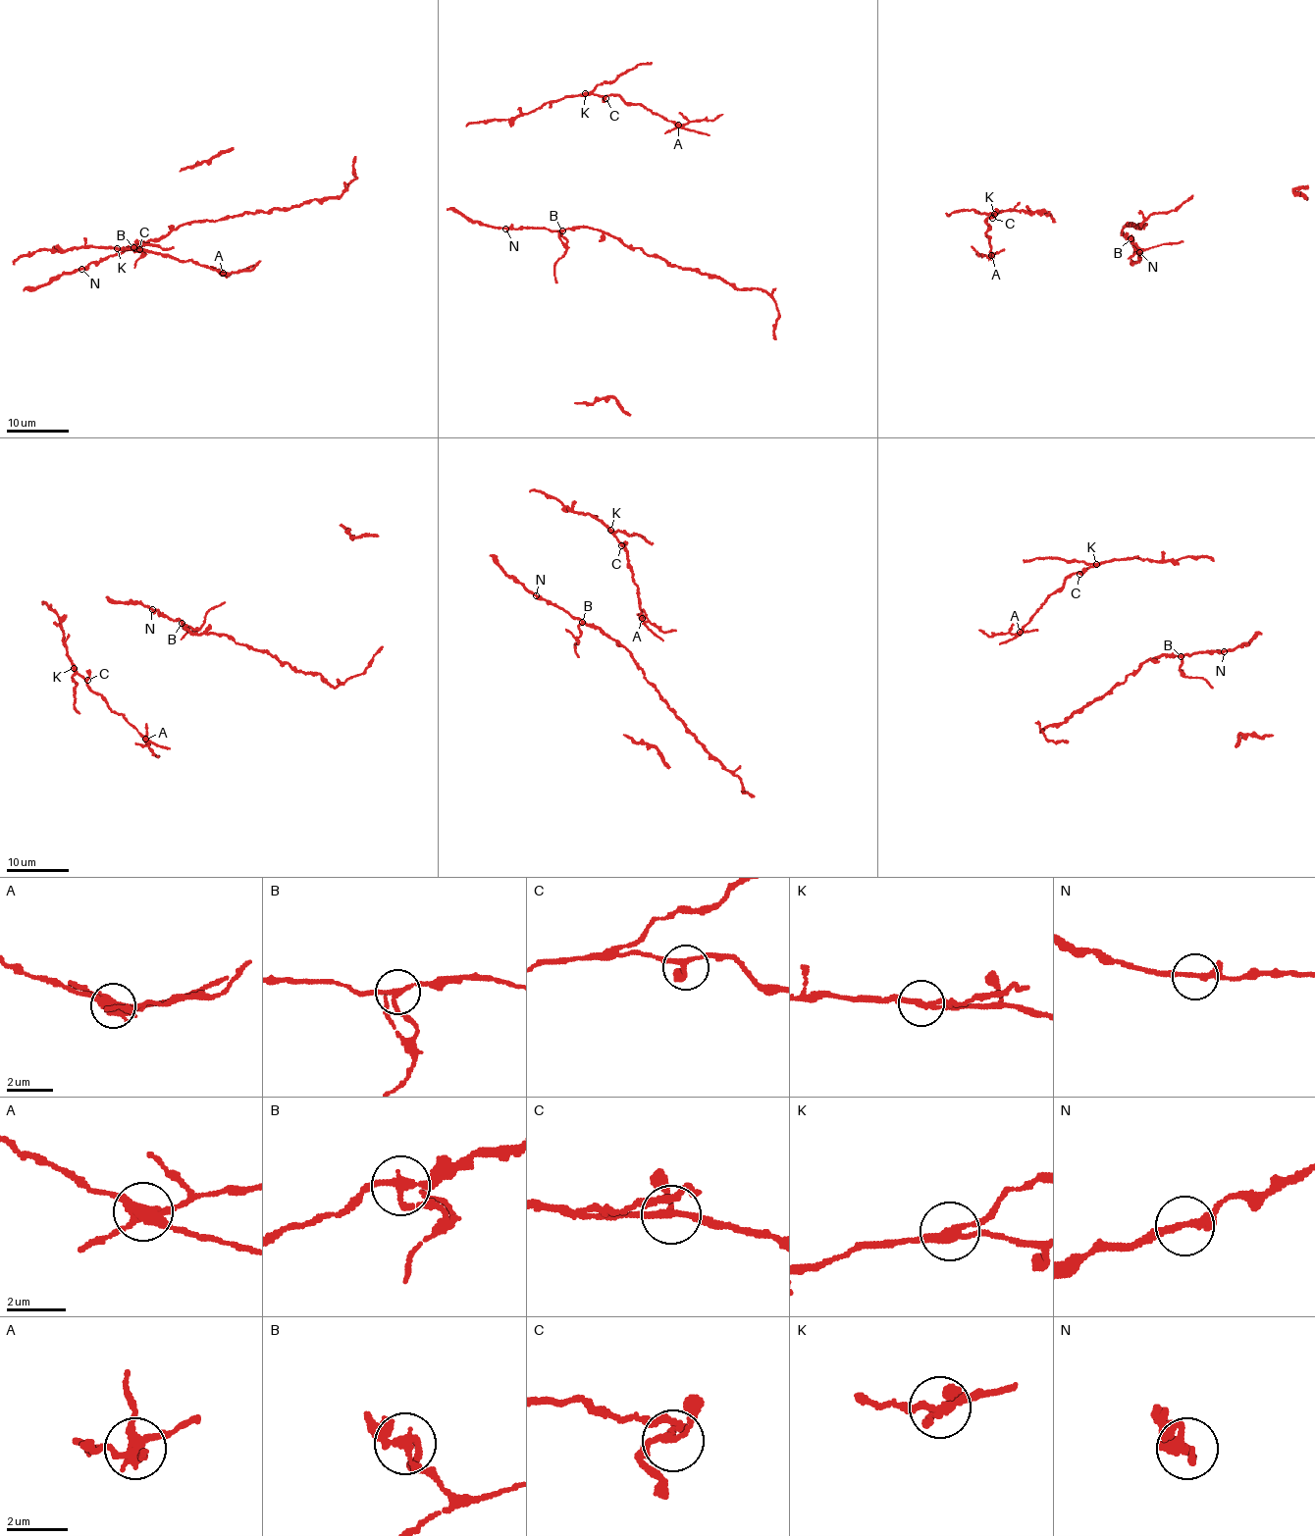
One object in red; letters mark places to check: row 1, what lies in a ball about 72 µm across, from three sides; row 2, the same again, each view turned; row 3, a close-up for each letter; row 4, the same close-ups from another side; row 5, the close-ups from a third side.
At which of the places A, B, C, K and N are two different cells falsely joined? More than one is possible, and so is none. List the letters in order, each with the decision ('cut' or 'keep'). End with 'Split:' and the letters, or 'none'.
A: cut
B: cut
C: keep
K: cut
N: keep
Split: A, B, K

